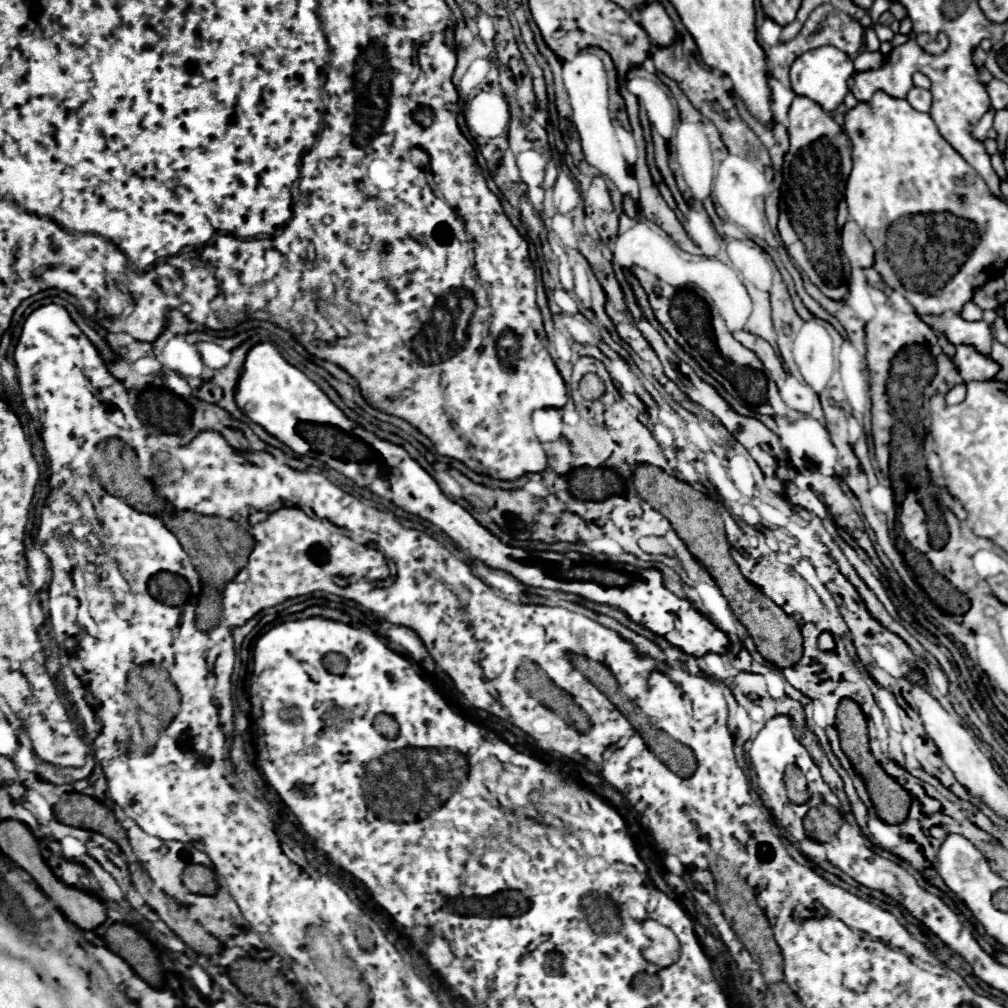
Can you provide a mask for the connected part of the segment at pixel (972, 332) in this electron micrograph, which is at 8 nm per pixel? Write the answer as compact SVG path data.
M944 314L934 320L934 328L938 332L944 332L946 338L954 346L976 344L976 348L980 348L980 352L986 352L986 350L990 350L990 346L994 342L992 328L984 320L968 322L968 320L962 320L958 314Z

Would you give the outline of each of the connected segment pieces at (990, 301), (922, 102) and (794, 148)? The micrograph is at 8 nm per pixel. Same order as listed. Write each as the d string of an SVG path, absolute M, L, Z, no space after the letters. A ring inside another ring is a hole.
M980 289L975 292L973 300L982 310L992 310L999 305L995 297L988 296L985 292L980 294Z
M912 86L912 90L908 92L906 100L910 102L912 108L916 108L920 112L930 112L930 106L932 106L932 94L930 94L930 90L922 90L922 88Z
M796 96L790 106L790 152L784 160L784 184L780 200L780 236L788 254L802 266L808 278L830 298L840 300L848 286L850 266L842 266L840 226L848 218L844 200L846 180L852 170L850 140L820 104Z

